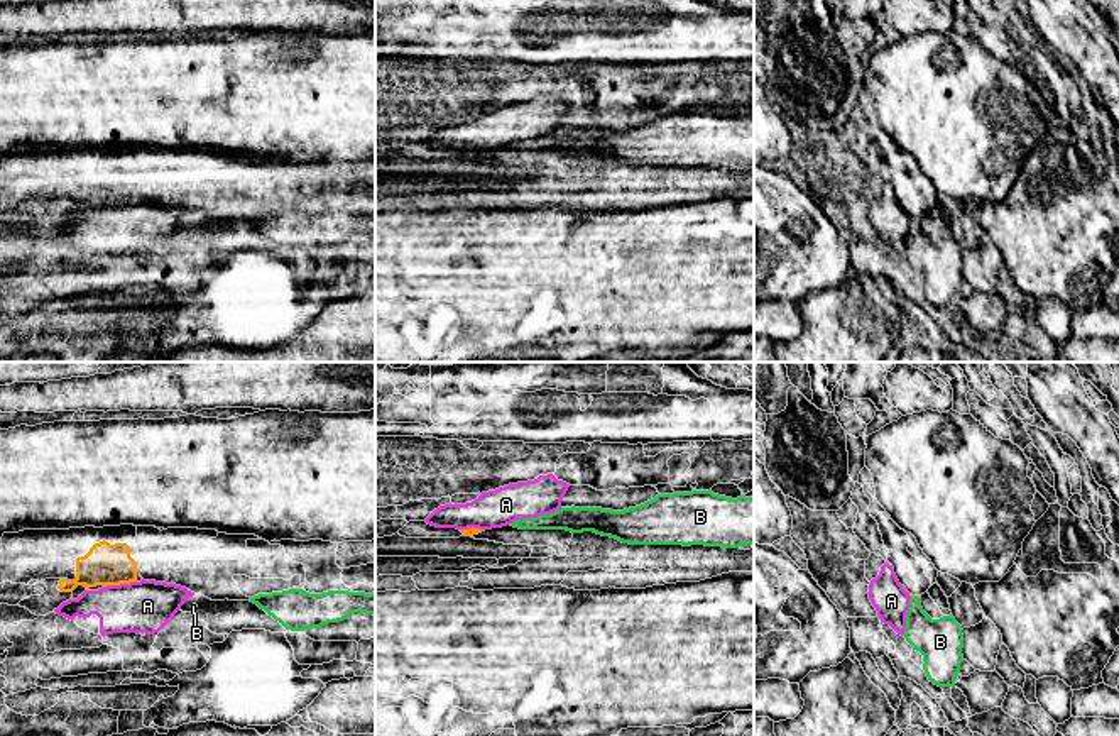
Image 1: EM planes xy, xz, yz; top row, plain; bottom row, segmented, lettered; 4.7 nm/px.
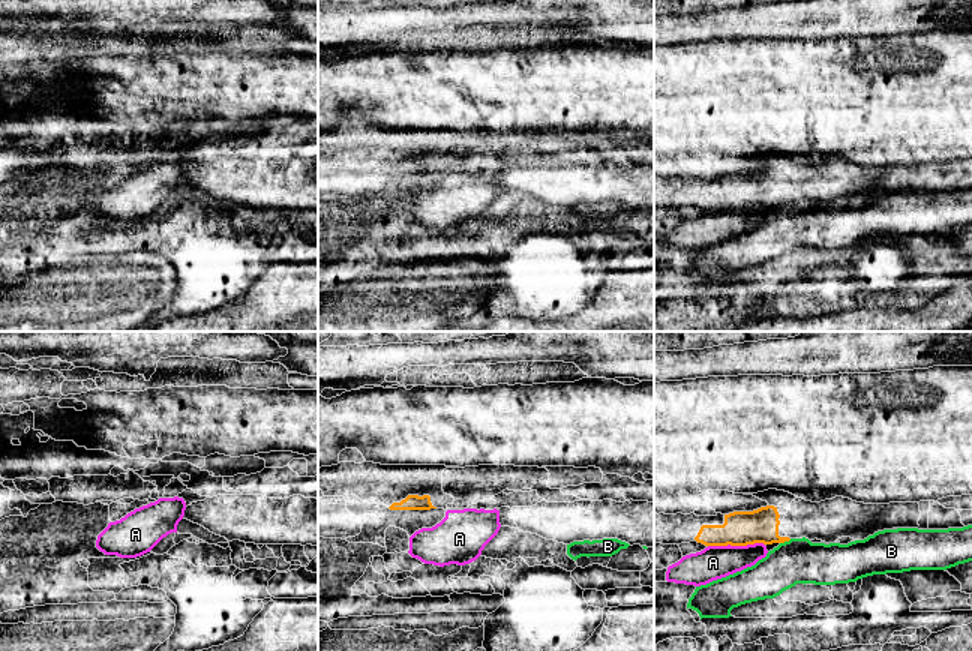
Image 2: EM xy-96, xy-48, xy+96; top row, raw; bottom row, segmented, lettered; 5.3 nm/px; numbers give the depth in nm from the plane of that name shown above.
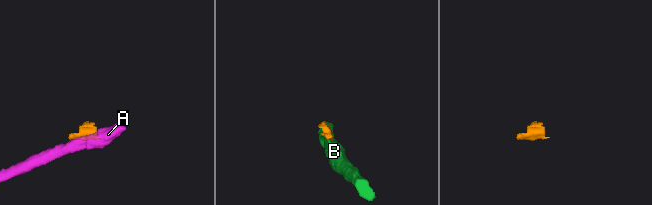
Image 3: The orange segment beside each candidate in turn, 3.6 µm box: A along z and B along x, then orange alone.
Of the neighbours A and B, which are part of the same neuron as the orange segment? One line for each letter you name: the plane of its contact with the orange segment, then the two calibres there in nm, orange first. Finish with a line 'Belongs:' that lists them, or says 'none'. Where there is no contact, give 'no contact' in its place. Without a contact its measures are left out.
Belongs: none

